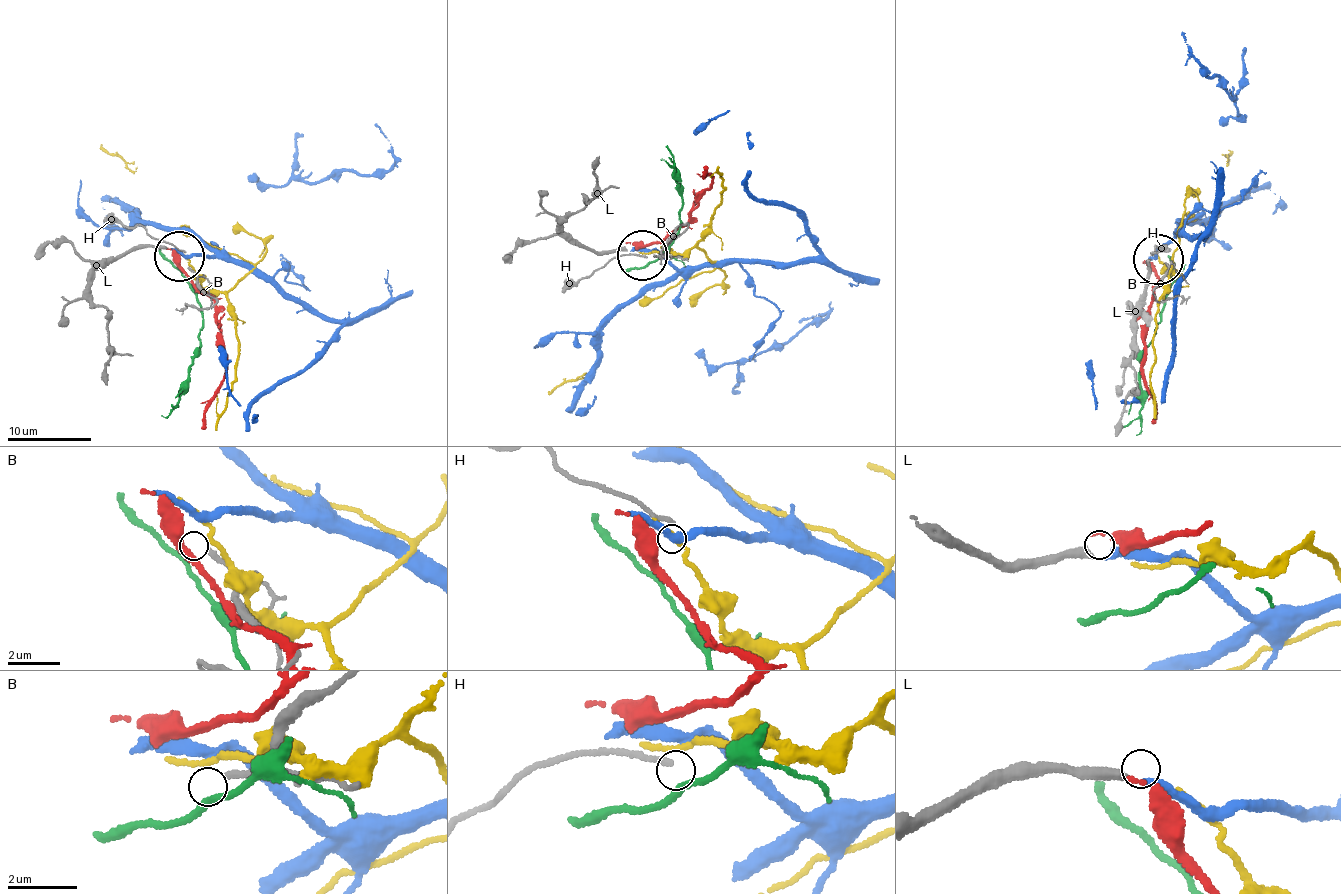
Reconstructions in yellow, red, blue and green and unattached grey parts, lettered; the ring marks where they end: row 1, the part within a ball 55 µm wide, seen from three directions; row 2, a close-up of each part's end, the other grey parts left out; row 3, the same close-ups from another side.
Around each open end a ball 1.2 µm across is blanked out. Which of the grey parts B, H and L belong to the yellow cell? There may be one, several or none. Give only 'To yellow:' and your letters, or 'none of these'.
To yellow: none of these

